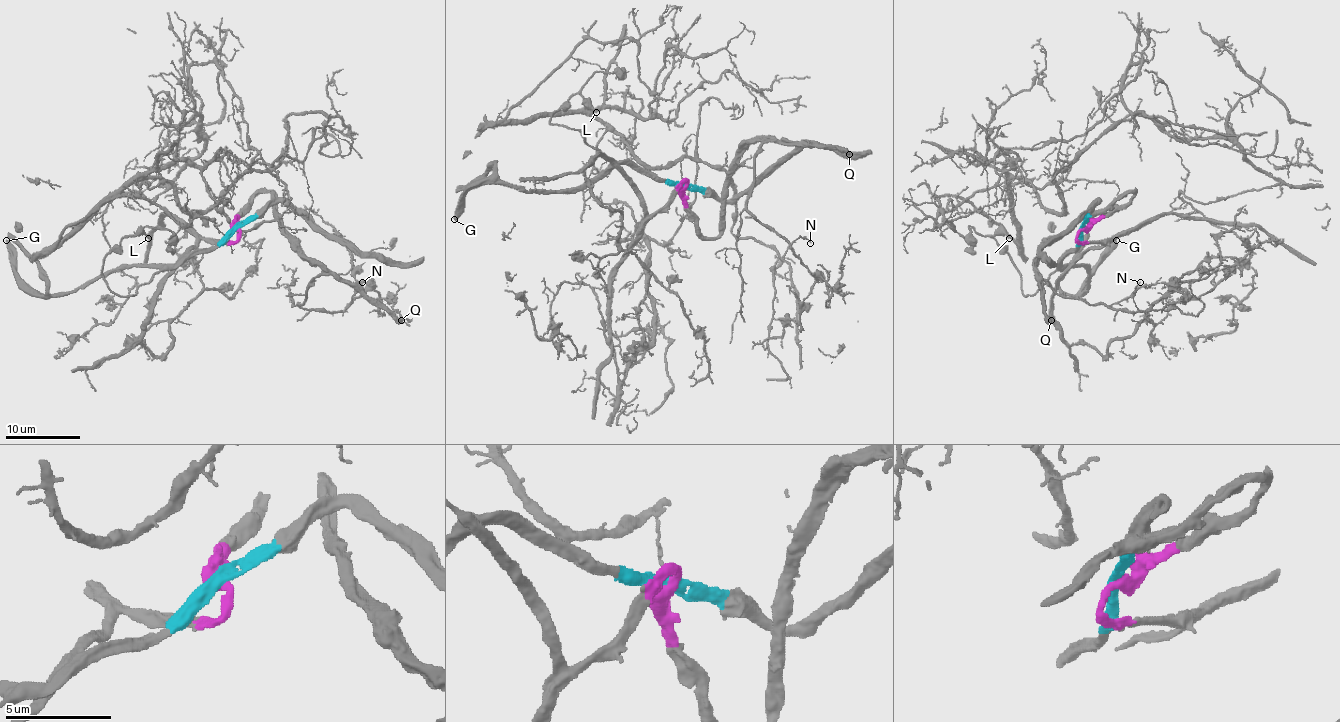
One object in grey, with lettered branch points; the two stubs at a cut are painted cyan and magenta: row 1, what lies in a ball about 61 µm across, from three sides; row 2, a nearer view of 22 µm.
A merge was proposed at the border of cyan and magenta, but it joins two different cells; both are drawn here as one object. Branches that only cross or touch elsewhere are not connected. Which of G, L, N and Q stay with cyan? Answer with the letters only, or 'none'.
G, L

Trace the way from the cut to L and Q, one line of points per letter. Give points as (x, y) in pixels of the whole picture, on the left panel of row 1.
L: (236, 229), (216, 246), (165, 264), (133, 294), (118, 296), (101, 272), (105, 257), (126, 236), (148, 238)
Q: (236, 229), (236, 219), (259, 191), (272, 193), (278, 225), (308, 257), (341, 279), (354, 283), (401, 321)

